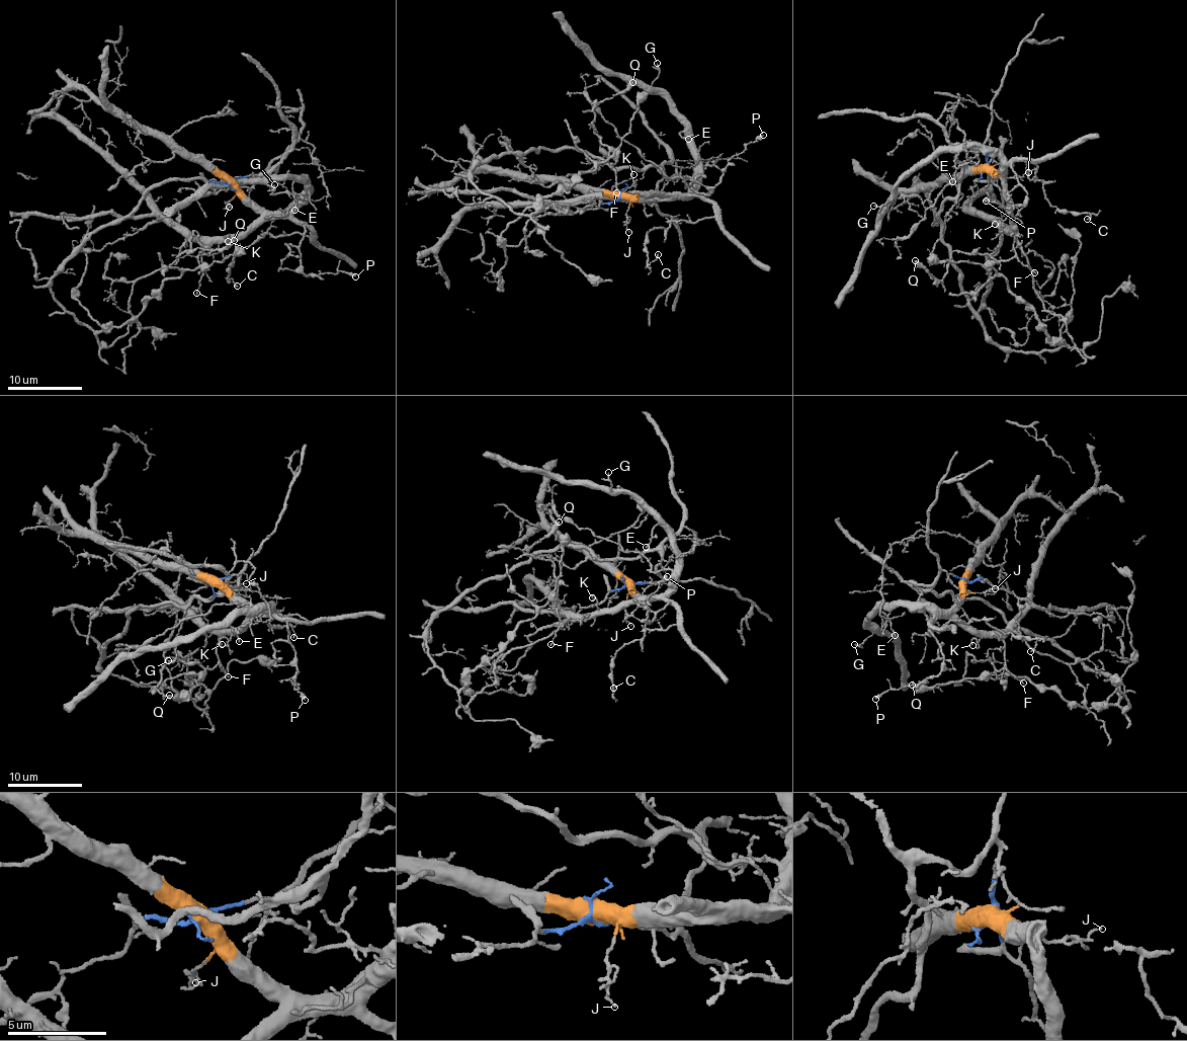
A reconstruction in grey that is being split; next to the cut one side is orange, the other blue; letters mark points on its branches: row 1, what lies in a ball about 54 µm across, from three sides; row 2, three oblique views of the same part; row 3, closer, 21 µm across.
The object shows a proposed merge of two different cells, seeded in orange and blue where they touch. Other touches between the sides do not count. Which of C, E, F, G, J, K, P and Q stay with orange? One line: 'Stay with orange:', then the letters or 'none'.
Stay with orange: C, E, F, G, J, K, P, Q

